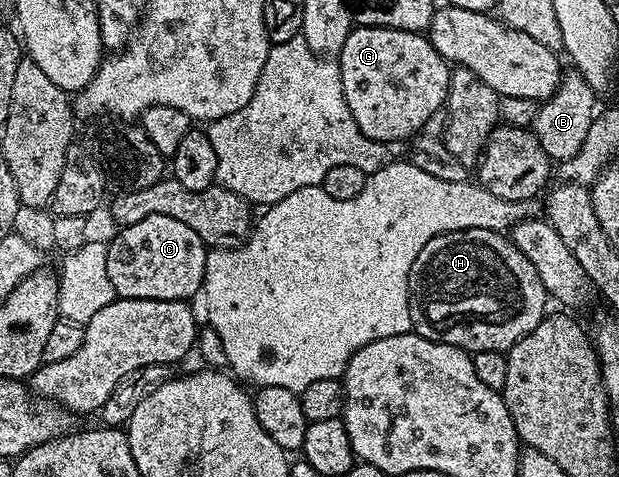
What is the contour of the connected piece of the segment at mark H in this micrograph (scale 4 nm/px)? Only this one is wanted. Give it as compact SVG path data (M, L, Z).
M453 230L428 240L412 264L408 292L413 333L433 342L452 344L471 355L493 350L509 351L542 322L548 310L548 295L532 261L505 233L497 230Z

